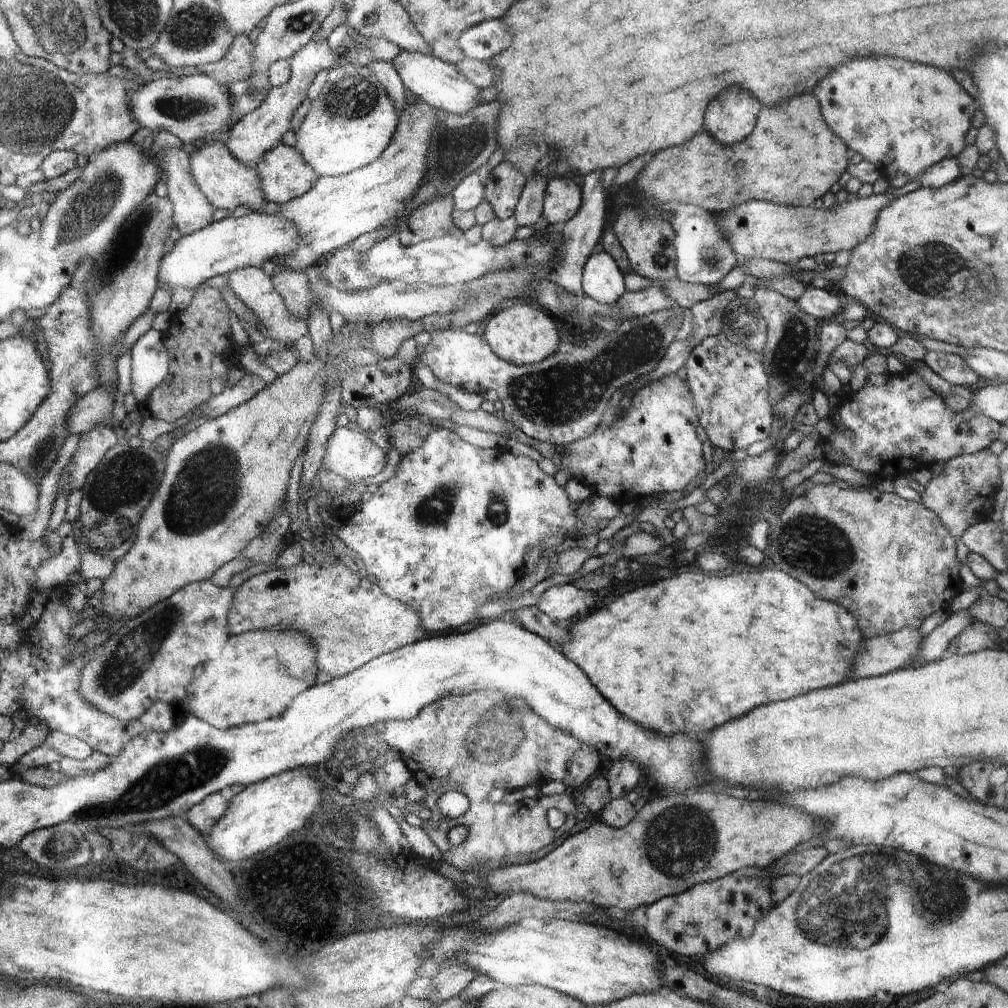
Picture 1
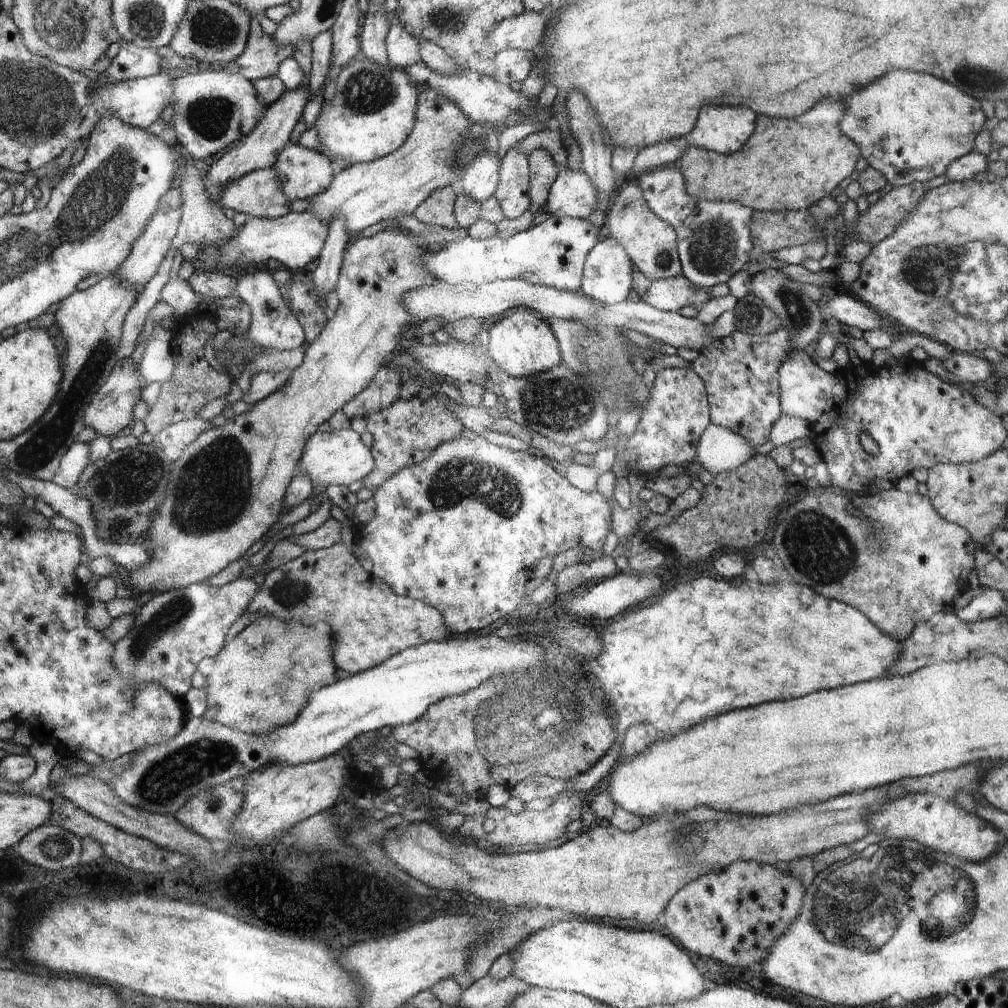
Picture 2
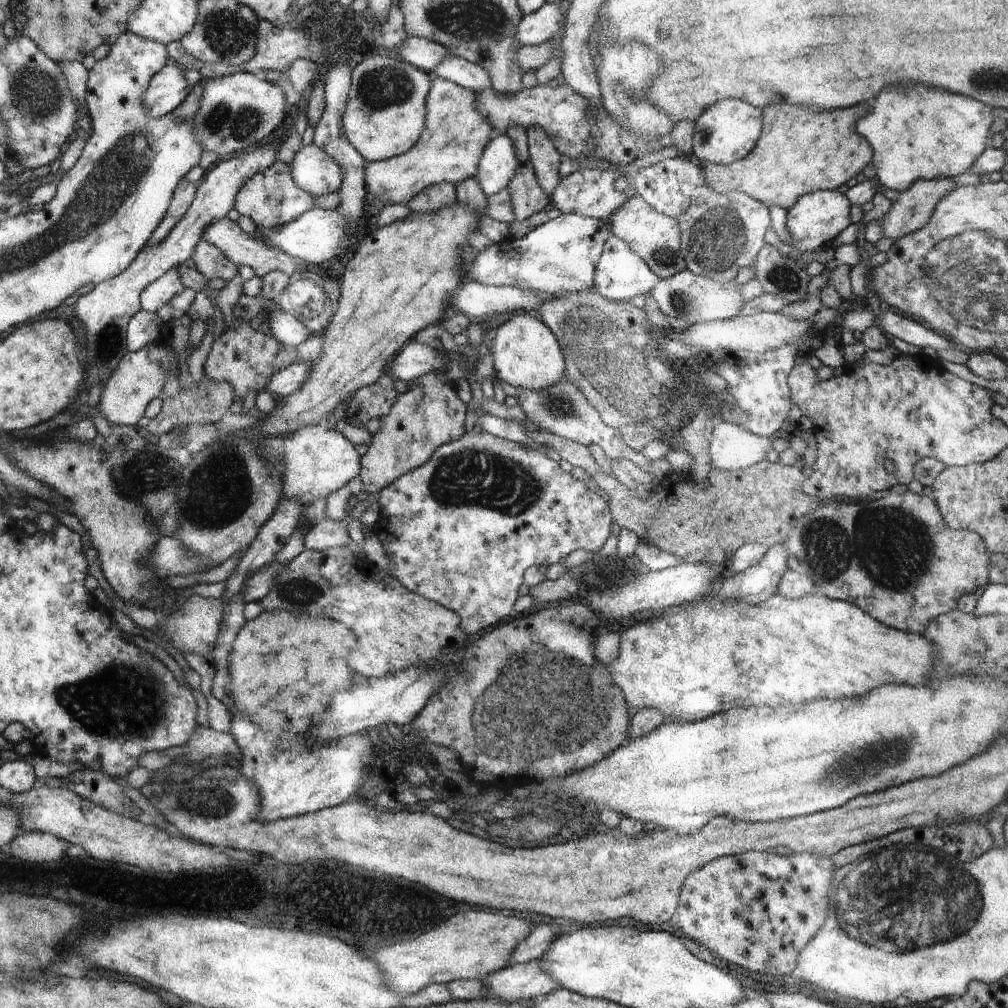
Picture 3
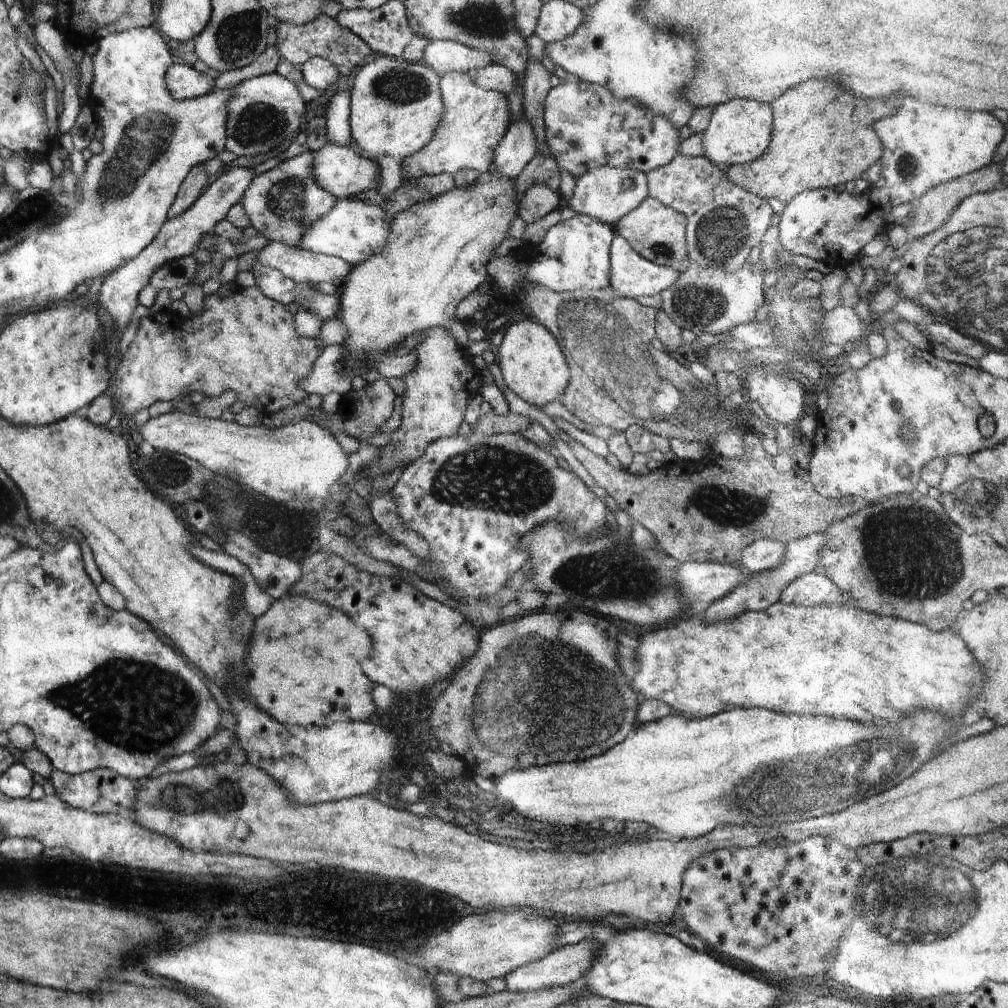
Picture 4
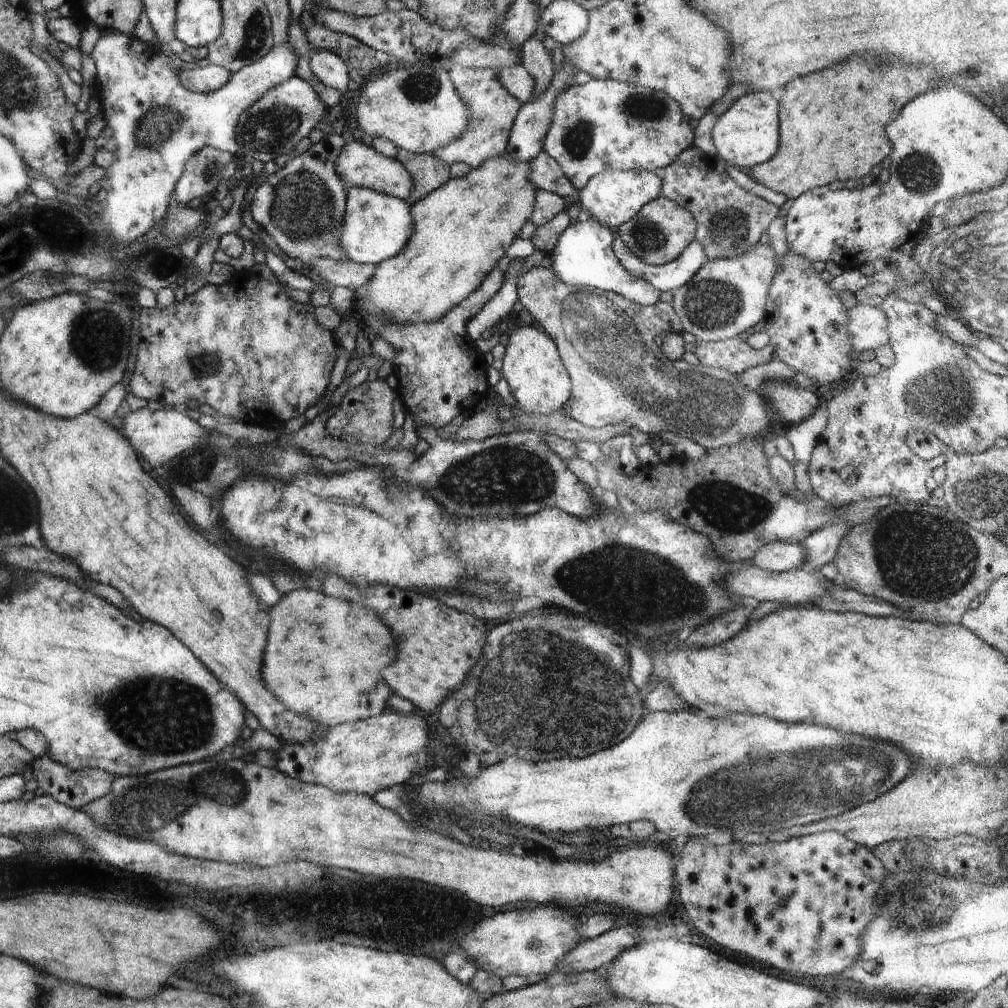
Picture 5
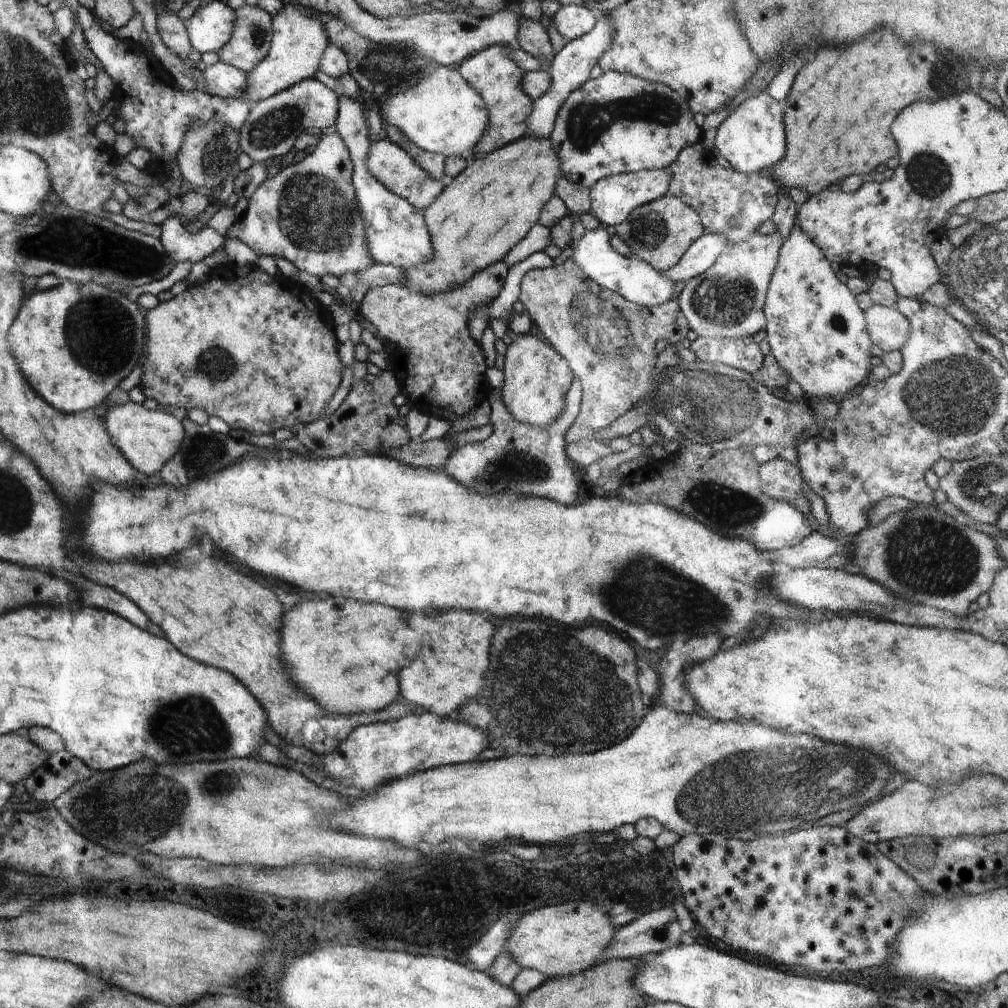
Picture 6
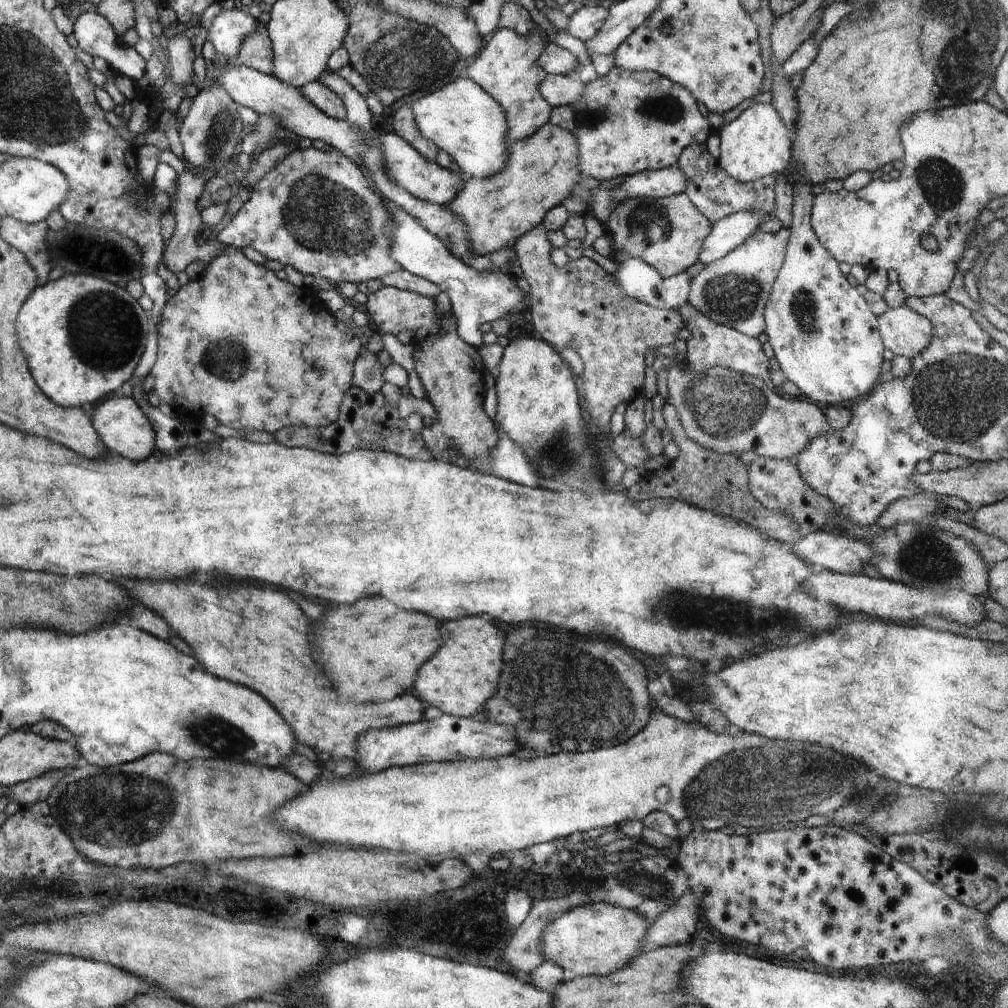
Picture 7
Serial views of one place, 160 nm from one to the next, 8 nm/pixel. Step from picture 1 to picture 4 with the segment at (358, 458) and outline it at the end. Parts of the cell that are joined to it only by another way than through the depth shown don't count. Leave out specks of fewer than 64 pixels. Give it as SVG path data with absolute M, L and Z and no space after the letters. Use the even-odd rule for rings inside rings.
M174 409L168 413L150 417L140 427L143 440L148 442L148 448L156 448L160 451L178 453L199 462L206 470L231 477L239 481L244 487L264 494L278 504L296 511L320 510L323 498L329 493L329 488L346 472L348 461L345 452L342 452L340 444L334 440L328 430L314 422L307 420L296 421L290 425L270 429L263 424L260 427L245 427L234 421L221 419L209 419L190 412L180 412Z

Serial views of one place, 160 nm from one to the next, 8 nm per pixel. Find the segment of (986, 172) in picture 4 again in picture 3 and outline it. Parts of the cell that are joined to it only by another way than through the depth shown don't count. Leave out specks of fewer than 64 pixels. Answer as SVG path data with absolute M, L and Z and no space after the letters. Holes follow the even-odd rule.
M950 177L916 180L908 190L901 192L899 200L882 218L883 237L897 241L924 228L936 204L955 188Z

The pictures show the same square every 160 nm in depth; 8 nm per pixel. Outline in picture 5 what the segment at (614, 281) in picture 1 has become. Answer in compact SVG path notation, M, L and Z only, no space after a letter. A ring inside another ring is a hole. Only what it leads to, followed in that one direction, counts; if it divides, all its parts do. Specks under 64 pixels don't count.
M615 236L614 251L623 267L632 276L646 279L660 292L683 287L709 260L701 242L692 242L678 259L665 265L649 265L640 260L640 257L624 244L620 236Z

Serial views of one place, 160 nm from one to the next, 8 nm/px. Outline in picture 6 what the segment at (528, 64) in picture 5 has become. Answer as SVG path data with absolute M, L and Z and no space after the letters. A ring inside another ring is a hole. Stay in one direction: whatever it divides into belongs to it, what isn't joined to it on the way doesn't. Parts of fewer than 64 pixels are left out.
M520 16L519 18L519 31L515 44L528 54L546 60L545 66L550 64L550 58L555 54L548 38L547 29L542 27L540 22L526 17Z

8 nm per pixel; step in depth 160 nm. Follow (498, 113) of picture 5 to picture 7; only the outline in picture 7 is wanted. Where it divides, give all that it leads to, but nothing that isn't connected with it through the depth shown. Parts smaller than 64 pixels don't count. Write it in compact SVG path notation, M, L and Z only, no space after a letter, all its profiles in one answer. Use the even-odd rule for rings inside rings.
M540 28L528 36L520 36L515 30L499 29L483 50L474 57L474 62L466 69L468 79L490 93L503 109L506 110L510 126L508 137L520 141L535 135L551 119L554 108L548 104L542 94L542 83L547 79L547 72L539 65L540 56L547 48L548 36Z

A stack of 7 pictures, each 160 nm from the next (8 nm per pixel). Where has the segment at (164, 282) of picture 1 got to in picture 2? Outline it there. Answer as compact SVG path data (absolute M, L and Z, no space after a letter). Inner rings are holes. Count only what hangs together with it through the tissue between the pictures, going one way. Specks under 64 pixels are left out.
M290 211L283 217L273 219L252 217L244 226L237 228L236 236L225 245L203 250L205 256L202 262L207 268L202 270L215 271L220 268L221 272L225 272L225 268L230 267L238 273L249 264L266 263L269 258L274 258L282 262L290 272L303 275L306 265L319 258L328 234L328 227L329 222L326 219L319 219L310 211L303 213Z

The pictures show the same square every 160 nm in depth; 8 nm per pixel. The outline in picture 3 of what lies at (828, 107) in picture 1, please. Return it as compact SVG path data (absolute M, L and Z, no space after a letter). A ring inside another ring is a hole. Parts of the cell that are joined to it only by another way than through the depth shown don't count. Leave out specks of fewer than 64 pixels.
M924 86L900 90L900 88L886 88L876 96L874 110L857 121L856 132L863 136L874 148L872 164L877 169L876 178L880 185L890 190L902 192L908 190L916 180L926 179L951 179L972 168L975 160L989 146L993 136L991 126L995 116L993 108L964 98L956 96L952 92L944 90L928 90Z

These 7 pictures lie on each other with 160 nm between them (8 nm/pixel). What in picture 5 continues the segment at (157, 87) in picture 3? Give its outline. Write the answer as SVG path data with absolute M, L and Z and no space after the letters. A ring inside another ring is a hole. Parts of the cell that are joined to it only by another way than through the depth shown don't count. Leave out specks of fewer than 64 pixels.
M209 64L204 67L198 65L192 70L178 73L180 84L188 90L199 93L211 93L221 89L231 78L228 69Z

